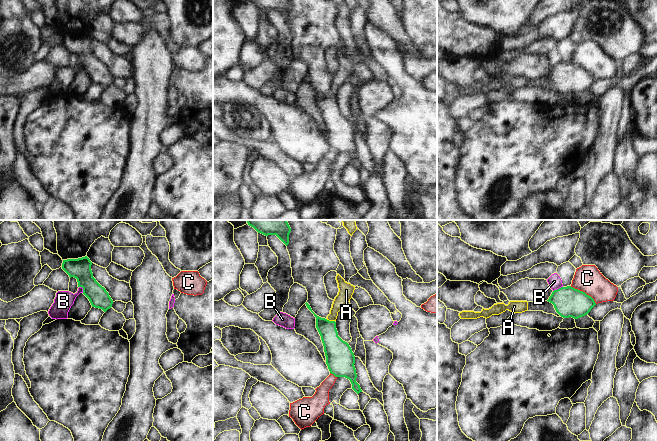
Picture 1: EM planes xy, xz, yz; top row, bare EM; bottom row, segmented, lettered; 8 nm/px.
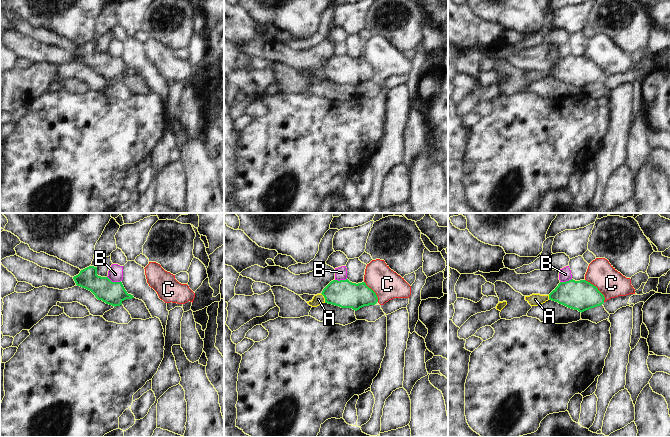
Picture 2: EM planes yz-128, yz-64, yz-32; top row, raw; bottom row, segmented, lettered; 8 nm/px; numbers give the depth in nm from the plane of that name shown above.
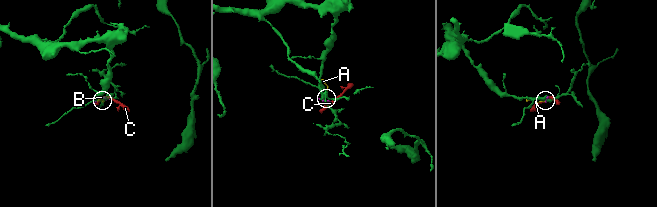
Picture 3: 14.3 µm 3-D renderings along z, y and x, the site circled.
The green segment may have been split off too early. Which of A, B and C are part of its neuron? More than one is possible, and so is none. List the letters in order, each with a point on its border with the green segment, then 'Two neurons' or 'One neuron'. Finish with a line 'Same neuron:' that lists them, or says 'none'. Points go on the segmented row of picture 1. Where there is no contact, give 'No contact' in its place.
A: Touches green at xz (330, 321). One neuron
B: Touches green at yz (557, 289). Two neurons
C: Touches green at yz (584, 292). Two neurons
Same neuron: A.

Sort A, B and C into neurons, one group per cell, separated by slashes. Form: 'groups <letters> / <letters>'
groups A / B / C

